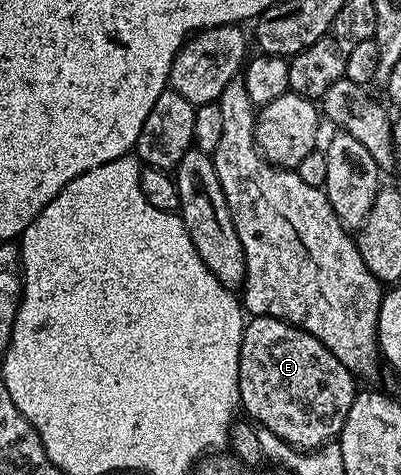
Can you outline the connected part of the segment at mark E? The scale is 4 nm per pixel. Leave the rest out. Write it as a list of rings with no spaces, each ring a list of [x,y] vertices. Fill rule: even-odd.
[[[254,316],[245,325],[240,346],[240,401],[250,420],[300,450],[315,450],[340,436],[357,392],[356,376],[321,341],[281,319]]]

